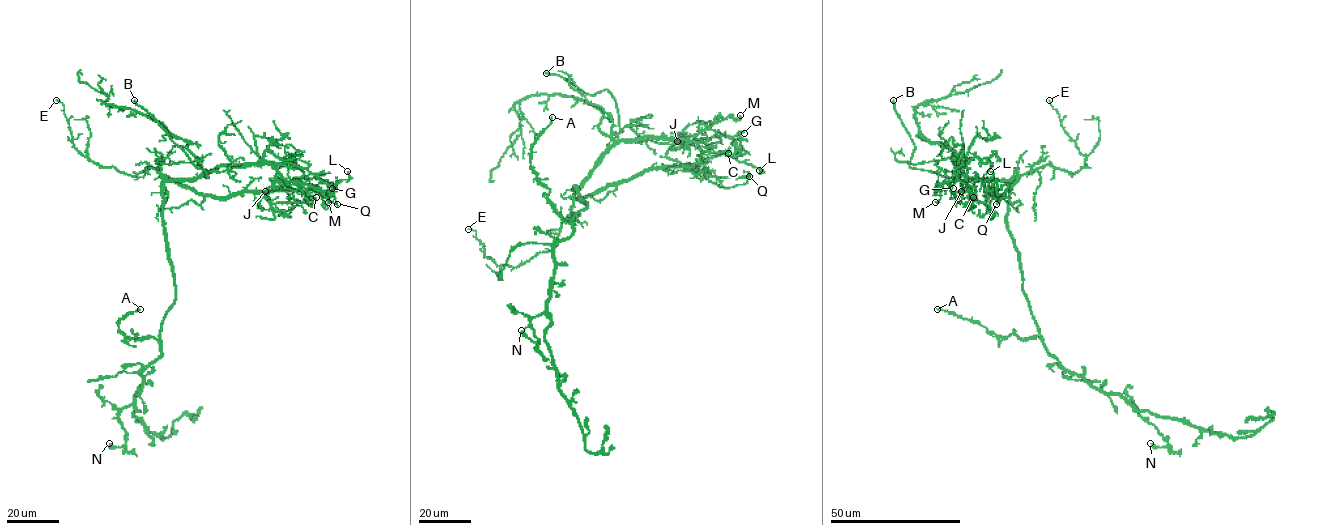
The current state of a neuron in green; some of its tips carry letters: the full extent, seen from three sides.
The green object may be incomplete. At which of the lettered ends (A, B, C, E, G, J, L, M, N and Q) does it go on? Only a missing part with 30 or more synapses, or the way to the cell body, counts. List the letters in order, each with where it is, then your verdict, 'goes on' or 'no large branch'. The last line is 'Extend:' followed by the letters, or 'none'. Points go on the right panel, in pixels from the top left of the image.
A: (937, 309) | no large branch
B: (893, 100) | goes on
C: (973, 197) | no large branch
E: (1049, 100) | no large branch
G: (953, 188) | no large branch
J: (961, 191) | no large branch
L: (990, 171) | no large branch
M: (935, 202) | no large branch
N: (1150, 443) | no large branch
Q: (996, 204) | no large branch
Extend: B

